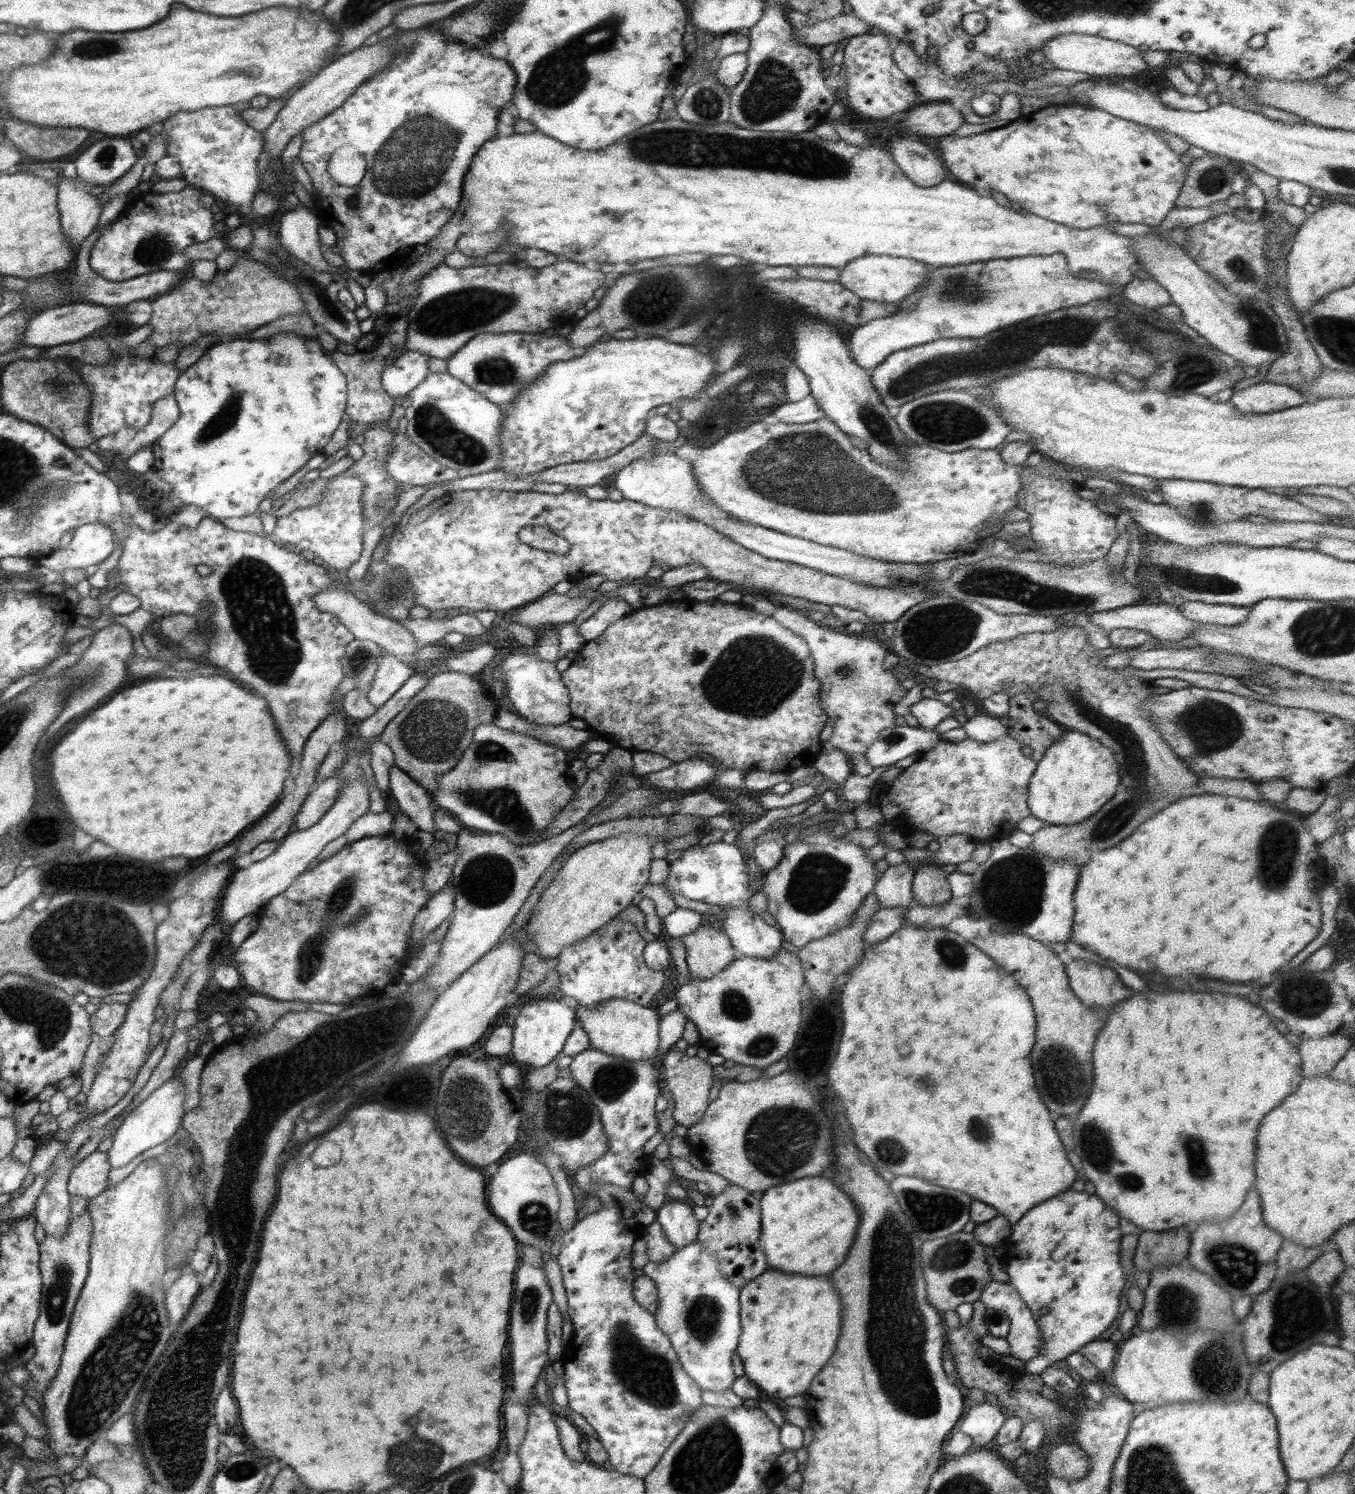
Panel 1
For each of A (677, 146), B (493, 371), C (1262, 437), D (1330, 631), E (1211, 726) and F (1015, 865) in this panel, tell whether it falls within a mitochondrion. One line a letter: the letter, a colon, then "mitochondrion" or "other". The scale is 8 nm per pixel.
A: mitochondrion
B: mitochondrion
C: other
D: mitochondrion
E: mitochondrion
F: mitochondrion

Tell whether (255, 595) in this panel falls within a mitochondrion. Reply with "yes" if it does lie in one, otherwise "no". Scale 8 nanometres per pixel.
yes

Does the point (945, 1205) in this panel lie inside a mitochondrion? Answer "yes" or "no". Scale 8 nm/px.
yes

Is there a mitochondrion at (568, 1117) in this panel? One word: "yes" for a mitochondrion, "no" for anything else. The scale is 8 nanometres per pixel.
yes

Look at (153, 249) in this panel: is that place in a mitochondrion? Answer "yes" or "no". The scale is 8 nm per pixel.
yes

